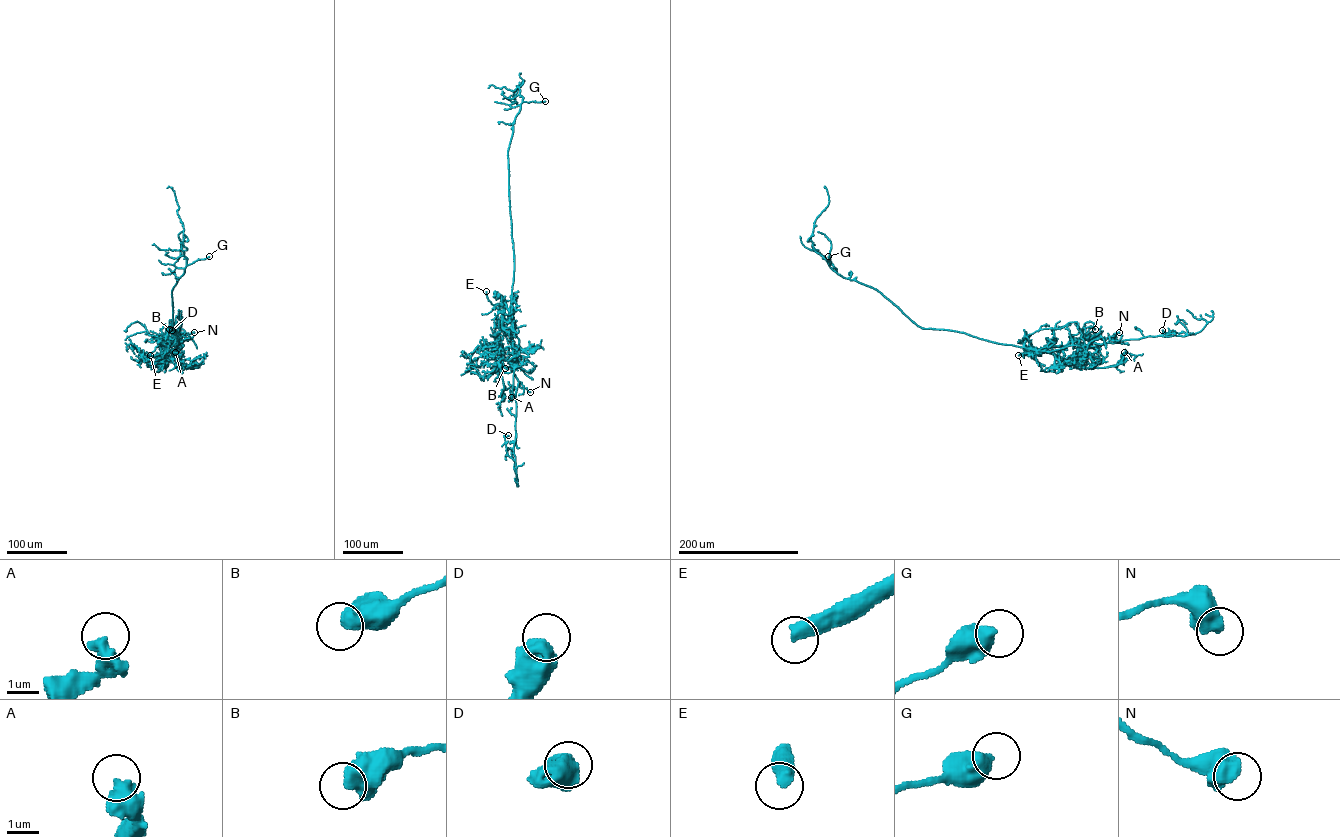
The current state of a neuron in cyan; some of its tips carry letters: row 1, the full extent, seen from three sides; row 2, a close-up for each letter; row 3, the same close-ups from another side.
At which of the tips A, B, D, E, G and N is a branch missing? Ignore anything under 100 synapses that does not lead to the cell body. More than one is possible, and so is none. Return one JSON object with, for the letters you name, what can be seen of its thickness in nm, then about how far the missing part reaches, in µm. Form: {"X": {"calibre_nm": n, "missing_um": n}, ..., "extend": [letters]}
{"E": {"calibre_nm": 460, "missing_um": 60}, "extend": ["E"]}

